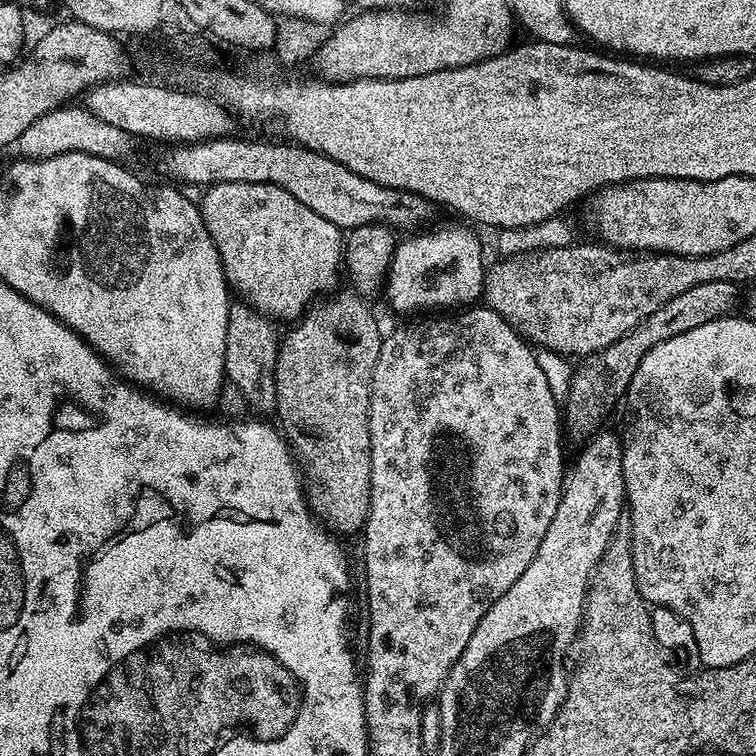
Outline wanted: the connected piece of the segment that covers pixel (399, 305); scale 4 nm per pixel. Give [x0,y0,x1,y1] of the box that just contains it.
[382,224,486,312]

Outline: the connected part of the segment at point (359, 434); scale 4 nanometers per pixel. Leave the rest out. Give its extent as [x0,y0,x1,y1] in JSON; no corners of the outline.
[275,290,382,533]

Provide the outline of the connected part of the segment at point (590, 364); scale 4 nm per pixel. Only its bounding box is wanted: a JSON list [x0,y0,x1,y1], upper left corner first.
[562,280,742,442]

